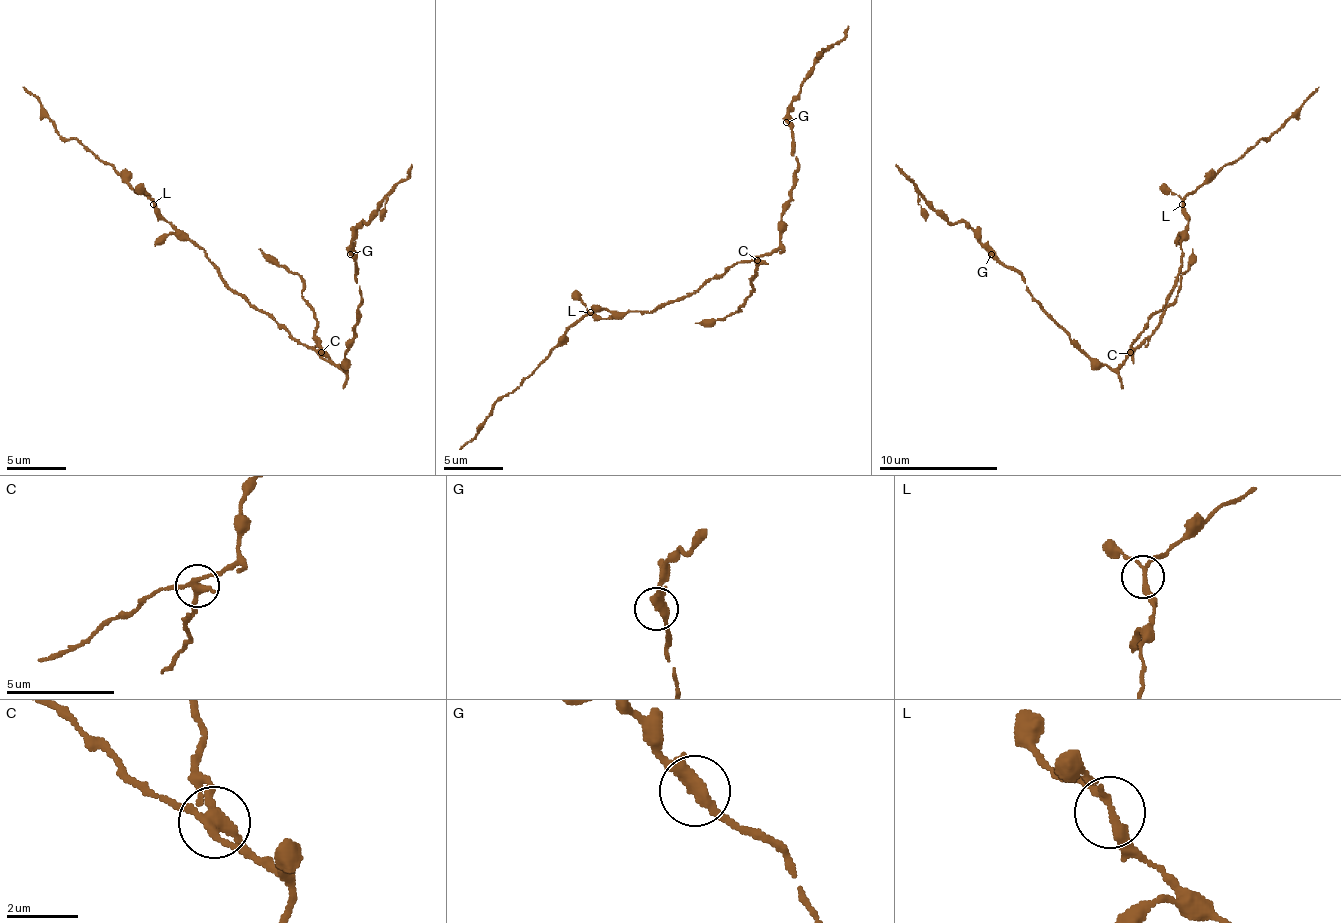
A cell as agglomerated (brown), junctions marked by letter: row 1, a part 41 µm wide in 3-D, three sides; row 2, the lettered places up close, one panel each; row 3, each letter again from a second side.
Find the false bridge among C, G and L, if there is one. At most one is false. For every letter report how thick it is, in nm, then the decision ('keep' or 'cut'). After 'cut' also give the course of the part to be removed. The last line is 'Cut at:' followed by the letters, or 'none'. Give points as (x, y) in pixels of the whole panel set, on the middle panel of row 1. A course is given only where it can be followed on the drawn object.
C: 280 nm thick; cut; foreign part runs (757, 261), (754, 288), (739, 306), (739, 312), (694, 324)
G: 360 nm thick; keep
L: 190 nm thick; keep
Cut at: C

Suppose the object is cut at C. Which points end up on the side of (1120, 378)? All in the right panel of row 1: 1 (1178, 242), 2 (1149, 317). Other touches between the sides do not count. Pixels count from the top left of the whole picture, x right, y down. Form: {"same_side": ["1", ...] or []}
{"same_side": ["1", "2"]}

